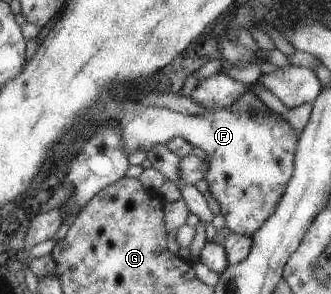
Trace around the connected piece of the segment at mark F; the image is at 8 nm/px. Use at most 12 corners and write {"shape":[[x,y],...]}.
{"shape":[[143,106],[121,132],[145,153],[180,137],[225,232],[252,236],[294,172],[299,136],[272,111]]}

